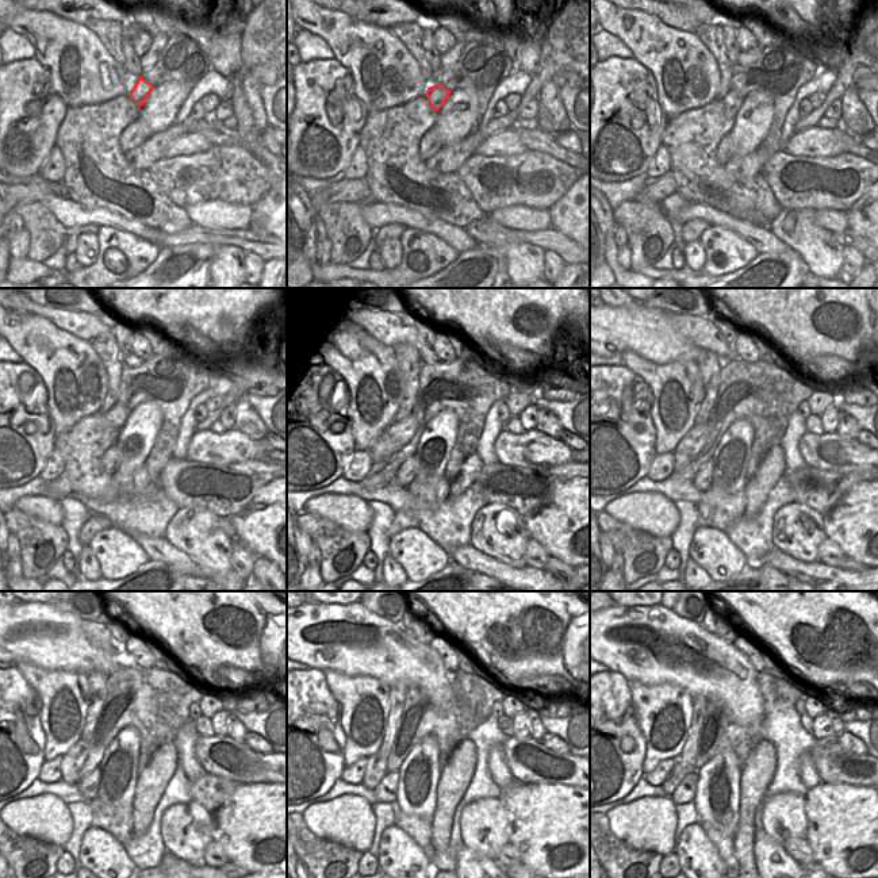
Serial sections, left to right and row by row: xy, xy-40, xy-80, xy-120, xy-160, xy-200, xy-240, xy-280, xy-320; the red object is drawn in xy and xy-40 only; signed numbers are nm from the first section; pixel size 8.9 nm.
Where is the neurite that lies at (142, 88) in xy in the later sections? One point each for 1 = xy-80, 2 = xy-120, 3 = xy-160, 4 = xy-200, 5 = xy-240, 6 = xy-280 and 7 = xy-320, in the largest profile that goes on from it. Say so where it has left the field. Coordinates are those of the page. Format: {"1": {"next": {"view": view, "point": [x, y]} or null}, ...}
{"1": {"next": {"view": "xy-80", "point": [732, 100]}}, "2": {"next": {"view": "xy-120", "point": [115, 417]}}, "3": {"next": {"view": "xy-160", "point": [397, 436]}}, "4": {"next": {"view": "xy-200", "point": [696, 438]}}, "5": {"next": {"view": "xy-240", "point": [72, 762]}}, "6": {"next": {"view": "xy-280", "point": [376, 763]}}, "7": {"next": {"view": "xy-320", "point": [677, 774]}}}

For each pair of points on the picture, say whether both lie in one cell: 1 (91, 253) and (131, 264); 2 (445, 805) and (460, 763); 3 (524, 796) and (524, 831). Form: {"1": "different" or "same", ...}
{"1": "different", "2": "same", "3": "same"}

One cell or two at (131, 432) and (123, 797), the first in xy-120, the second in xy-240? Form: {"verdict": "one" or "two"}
{"verdict": "one"}

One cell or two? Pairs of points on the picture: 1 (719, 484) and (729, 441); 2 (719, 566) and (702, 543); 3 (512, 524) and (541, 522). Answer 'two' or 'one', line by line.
1: one
2: one
3: two

